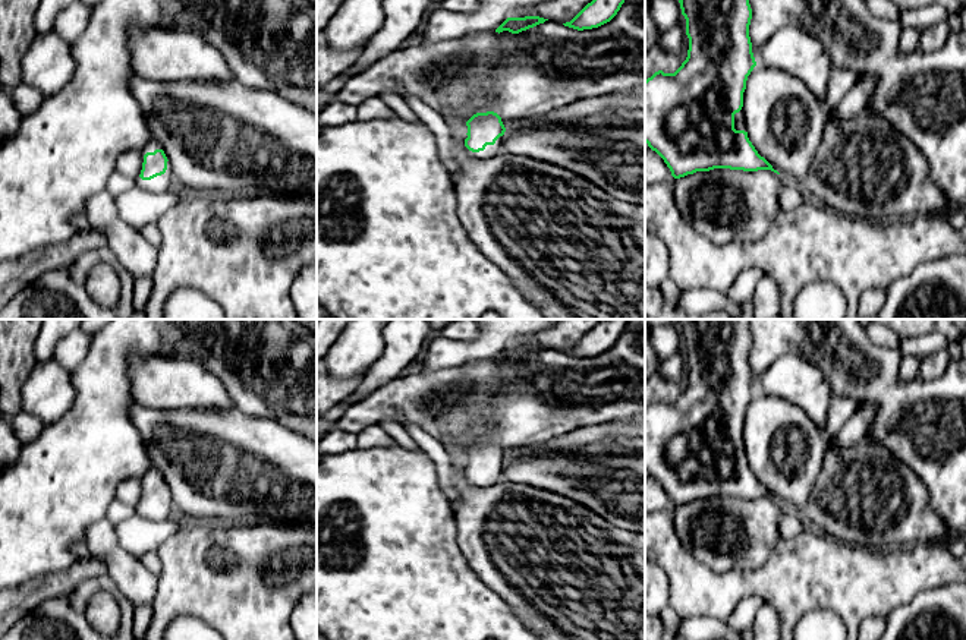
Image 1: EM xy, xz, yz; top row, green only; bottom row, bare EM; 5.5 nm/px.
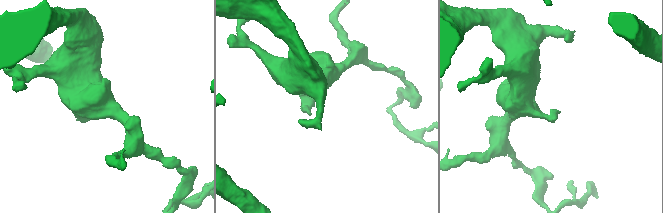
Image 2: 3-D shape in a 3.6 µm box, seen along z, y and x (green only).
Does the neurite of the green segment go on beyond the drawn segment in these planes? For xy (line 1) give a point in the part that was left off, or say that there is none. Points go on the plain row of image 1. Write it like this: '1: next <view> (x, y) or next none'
1: next xy (161, 511)

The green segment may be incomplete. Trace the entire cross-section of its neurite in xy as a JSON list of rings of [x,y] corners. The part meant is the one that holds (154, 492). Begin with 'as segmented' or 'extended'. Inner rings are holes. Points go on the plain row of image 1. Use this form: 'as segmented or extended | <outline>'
extended | [[[151,466],[141,477],[142,498],[135,507],[135,513],[147,520],[164,521],[170,518],[176,508],[161,473]]]

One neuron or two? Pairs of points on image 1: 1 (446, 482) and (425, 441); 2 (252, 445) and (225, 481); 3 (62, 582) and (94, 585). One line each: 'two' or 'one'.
1: one
2: one
3: two

